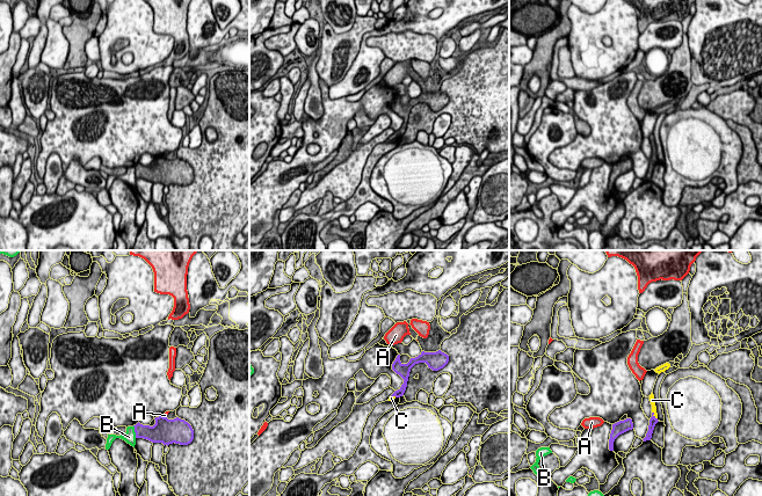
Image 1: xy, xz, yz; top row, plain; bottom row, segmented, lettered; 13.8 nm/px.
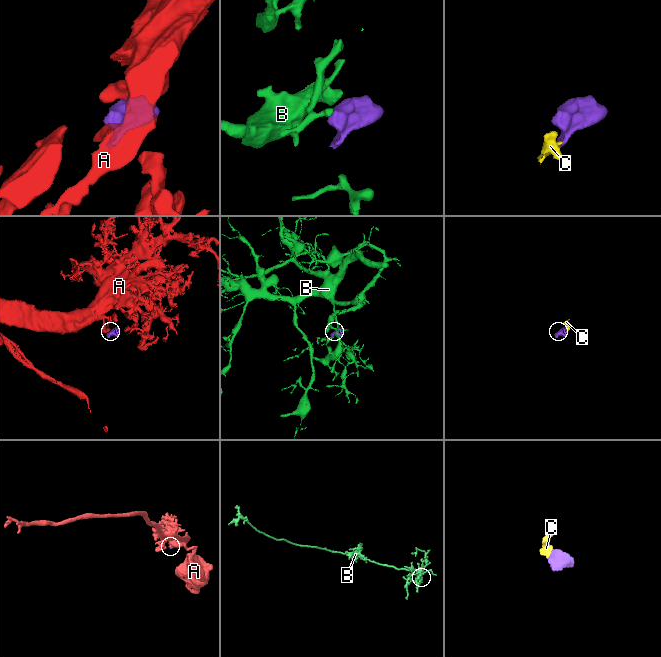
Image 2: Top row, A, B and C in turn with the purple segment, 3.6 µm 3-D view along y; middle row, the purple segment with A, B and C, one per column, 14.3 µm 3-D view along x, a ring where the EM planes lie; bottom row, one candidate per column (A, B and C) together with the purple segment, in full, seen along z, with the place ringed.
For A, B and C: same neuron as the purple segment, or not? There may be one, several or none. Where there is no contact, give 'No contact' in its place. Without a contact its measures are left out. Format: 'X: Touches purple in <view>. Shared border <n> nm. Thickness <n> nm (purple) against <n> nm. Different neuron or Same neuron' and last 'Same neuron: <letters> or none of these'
A: Touches purple in xy. Shared border 70 nm. Thickness 360 nm (purple) against 60 nm. Different neuron
B: Touches purple in xy. Shared border 180 nm. Thickness 220 nm (purple) against 160 nm. Different neuron
C: Touches purple in yz. Shared border 130 nm. Thickness 120 nm (purple) against 70 nm. Same neuron
Same neuron: C

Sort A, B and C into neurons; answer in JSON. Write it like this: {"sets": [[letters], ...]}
{"sets": [["A"], ["B"], ["C"]]}

